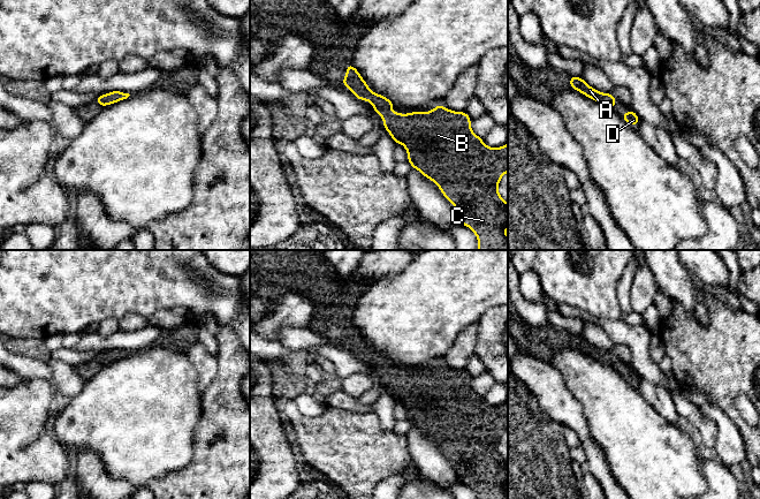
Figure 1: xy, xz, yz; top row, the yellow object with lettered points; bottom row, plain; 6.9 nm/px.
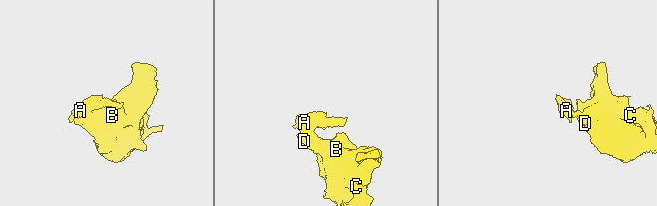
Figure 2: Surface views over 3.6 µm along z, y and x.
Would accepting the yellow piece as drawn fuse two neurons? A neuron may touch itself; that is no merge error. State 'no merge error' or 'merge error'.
no merge error

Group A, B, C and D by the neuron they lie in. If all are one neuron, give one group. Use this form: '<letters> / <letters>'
A B C D

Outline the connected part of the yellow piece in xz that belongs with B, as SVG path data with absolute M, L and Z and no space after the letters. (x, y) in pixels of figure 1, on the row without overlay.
M351 320L342 342L358 358L371 361L395 402L405 406L411 426L433 439L444 456L455 462L458 482L469 485L478 499L508 499L508 461L499 452L500 438L508 430L508 401L500 406L485 403L482 396L472 390L466 370L450 369L442 363L435 363L430 370L390 370L395 362L373 350Z

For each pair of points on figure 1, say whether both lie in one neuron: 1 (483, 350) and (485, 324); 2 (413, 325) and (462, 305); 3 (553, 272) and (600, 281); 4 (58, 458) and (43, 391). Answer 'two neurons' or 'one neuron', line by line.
1: one neuron
2: one neuron
3: one neuron
4: one neuron

